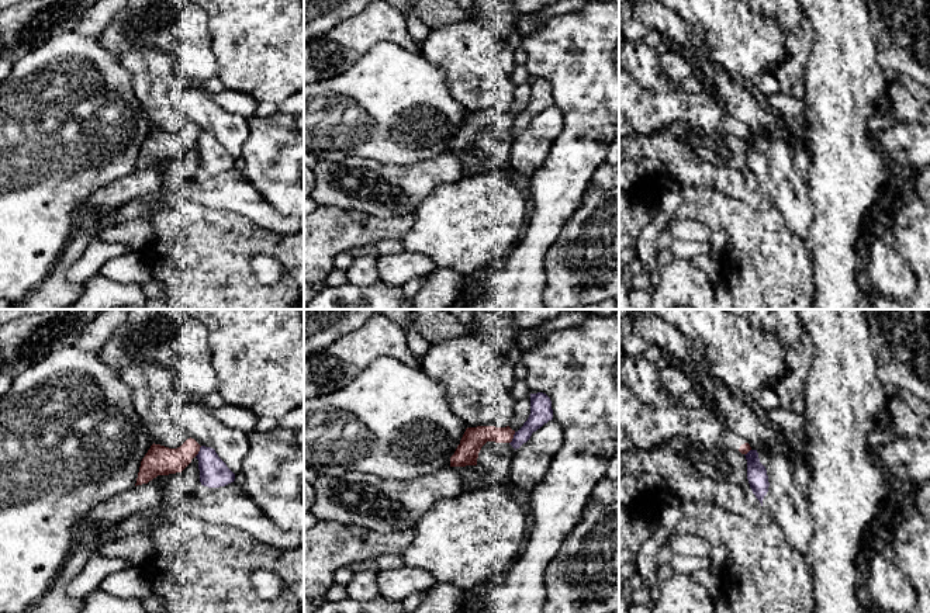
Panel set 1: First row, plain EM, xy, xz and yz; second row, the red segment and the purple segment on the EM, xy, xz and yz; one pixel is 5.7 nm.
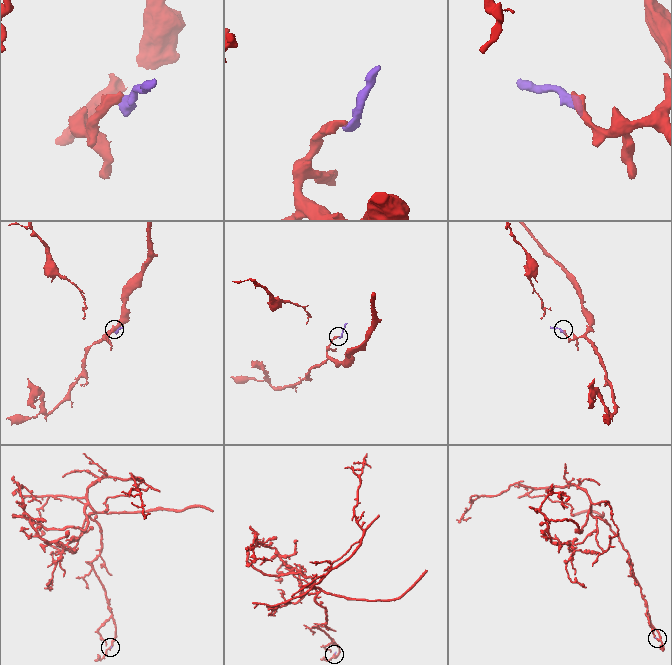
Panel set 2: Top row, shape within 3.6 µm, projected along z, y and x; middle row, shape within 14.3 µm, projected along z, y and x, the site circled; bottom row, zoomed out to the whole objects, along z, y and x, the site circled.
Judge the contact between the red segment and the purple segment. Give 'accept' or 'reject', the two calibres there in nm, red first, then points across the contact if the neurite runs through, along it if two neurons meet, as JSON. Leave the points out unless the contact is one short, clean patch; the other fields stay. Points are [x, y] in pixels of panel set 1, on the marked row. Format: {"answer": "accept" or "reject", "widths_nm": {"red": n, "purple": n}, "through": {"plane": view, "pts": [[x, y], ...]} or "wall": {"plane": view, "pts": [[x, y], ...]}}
{"answer": "reject", "widths_nm": {"red": 130, "purple": 130}}

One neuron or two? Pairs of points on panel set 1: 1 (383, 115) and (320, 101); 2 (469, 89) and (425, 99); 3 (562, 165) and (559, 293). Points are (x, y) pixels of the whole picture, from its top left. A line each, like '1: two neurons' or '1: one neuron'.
1: one neuron
2: two neurons
3: two neurons

